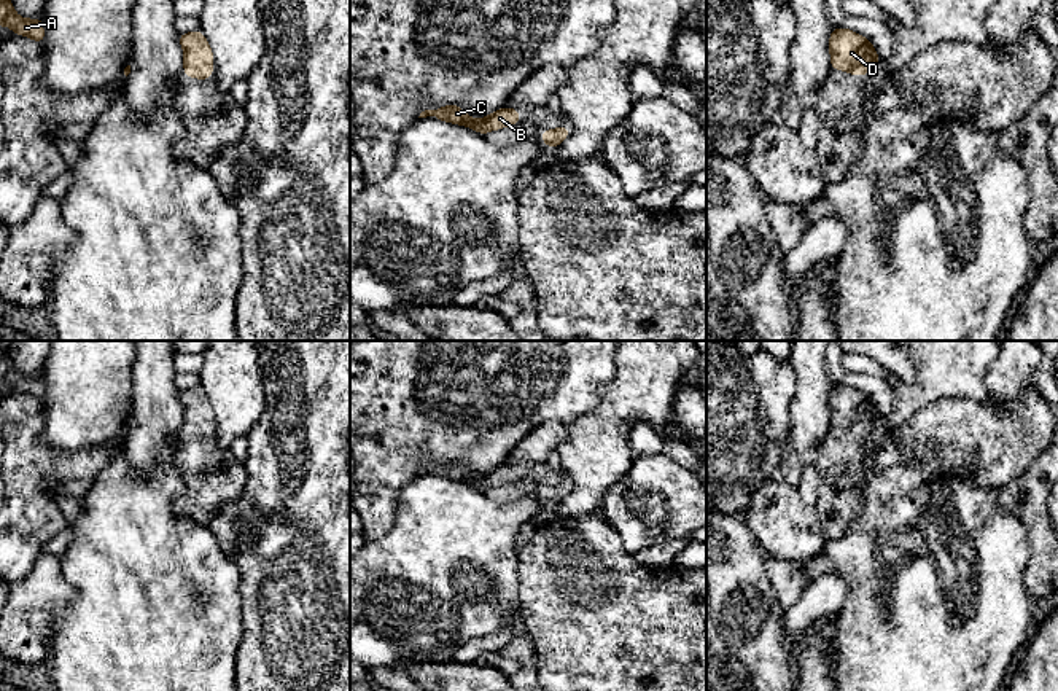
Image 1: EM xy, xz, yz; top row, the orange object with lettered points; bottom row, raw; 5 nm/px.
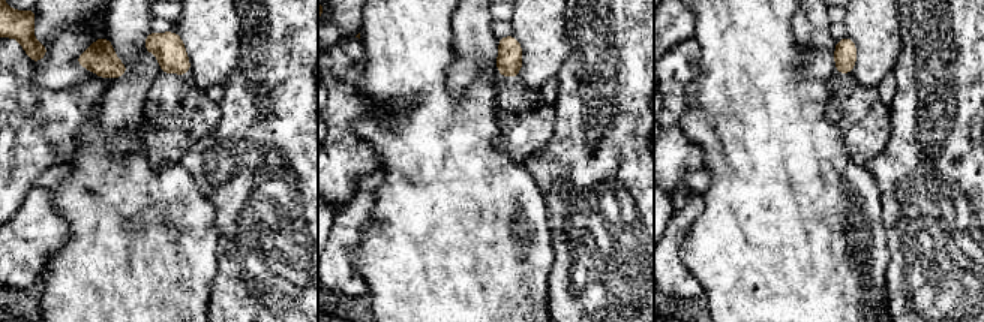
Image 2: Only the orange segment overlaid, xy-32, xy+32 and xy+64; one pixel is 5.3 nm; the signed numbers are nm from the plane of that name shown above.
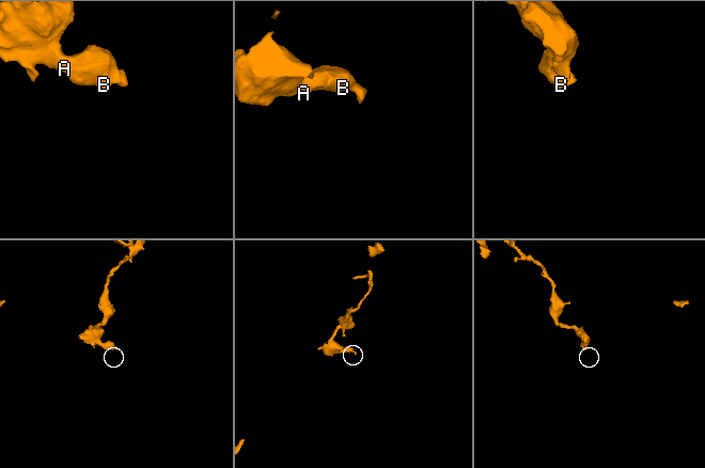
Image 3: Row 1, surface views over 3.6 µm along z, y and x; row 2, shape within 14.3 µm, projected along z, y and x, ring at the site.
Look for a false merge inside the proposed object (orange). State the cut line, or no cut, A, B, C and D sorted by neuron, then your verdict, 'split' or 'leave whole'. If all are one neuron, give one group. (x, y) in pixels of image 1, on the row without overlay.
cut none; groups A B C D; leave whole

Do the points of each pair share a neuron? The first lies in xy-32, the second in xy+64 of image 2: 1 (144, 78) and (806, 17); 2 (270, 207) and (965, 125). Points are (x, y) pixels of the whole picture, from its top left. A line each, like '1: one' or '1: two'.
1: one
2: one

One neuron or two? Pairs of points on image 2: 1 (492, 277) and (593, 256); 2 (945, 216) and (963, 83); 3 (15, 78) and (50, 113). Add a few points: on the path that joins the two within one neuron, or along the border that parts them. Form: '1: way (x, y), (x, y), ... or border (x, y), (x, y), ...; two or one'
1: border (551, 231), (552, 267), (546, 300); two
2: way (945, 183), (945, 116); one
3: way (18, 89), (39, 110); one

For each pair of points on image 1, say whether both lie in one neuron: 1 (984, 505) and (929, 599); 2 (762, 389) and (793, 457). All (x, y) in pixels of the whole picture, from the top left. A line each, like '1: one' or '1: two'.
1: one
2: two

